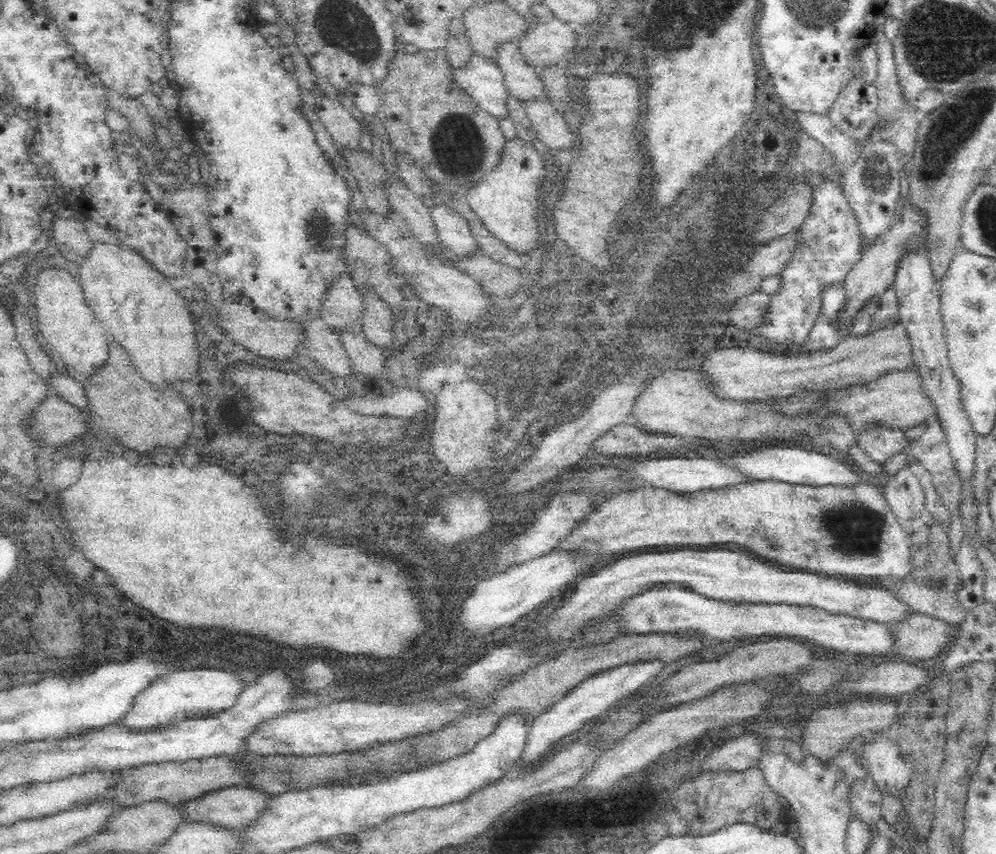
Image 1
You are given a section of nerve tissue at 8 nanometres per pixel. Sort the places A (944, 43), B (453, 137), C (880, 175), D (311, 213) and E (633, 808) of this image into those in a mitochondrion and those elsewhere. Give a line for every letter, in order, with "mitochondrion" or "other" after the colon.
A: mitochondrion
B: mitochondrion
C: mitochondrion
D: mitochondrion
E: other

